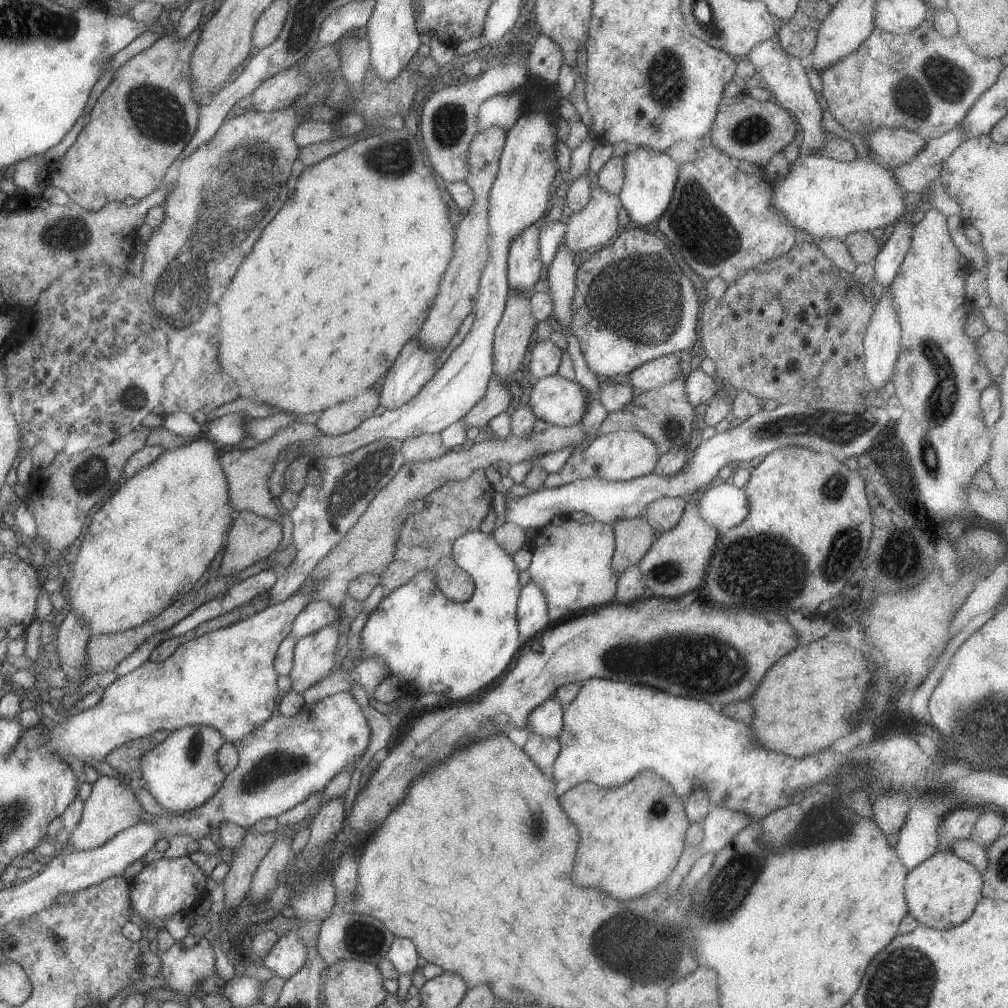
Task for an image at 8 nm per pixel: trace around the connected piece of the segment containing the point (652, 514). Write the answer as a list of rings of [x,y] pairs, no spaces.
[[[662,497],[651,502],[642,515],[654,530],[665,533],[672,530],[682,518],[686,503],[678,497]]]

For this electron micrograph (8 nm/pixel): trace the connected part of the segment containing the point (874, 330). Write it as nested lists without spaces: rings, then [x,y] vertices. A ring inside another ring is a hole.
[[[886,287],[879,302],[874,303],[874,312],[863,340],[865,348],[865,375],[875,388],[875,396],[878,390],[891,380],[901,347],[901,324],[899,323],[892,298],[891,288]]]

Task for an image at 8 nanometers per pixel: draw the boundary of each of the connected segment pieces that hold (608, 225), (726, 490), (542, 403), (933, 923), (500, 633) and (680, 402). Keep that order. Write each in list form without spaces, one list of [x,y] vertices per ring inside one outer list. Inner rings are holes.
[[[594,184],[590,202],[567,221],[564,243],[575,253],[606,246],[620,226],[618,209],[622,207],[619,195]]]
[[[716,481],[699,494],[699,513],[720,534],[738,526],[750,512],[745,489],[735,484]]]
[[[556,374],[532,382],[528,406],[548,425],[571,427],[582,420],[590,392]]]
[[[938,850],[924,862],[909,870],[905,880],[905,897],[909,913],[920,925],[928,928],[946,930],[960,926],[972,916],[980,900],[983,875],[966,860],[952,851]]]
[[[478,530],[470,531],[469,533],[459,536],[454,541],[453,549],[451,550],[451,557],[460,568],[463,568],[473,578],[473,581],[475,582],[475,591],[473,592],[472,598],[469,598],[463,603],[450,600],[437,585],[434,571],[420,571],[410,582],[404,583],[404,586],[399,586],[392,592],[386,594],[386,596],[380,601],[380,604],[378,604],[374,610],[371,610],[364,628],[360,631],[359,641],[361,644],[361,654],[363,655],[362,660],[375,657],[380,660],[380,658],[382,658],[389,669],[389,676],[394,676],[400,680],[405,693],[416,696],[422,696],[424,694],[432,695],[436,693],[440,695],[440,693],[442,693],[442,695],[445,695],[449,700],[471,700],[480,695],[480,690],[482,690],[482,688],[494,684],[494,682],[504,674],[504,670],[508,668],[510,660],[514,658],[514,653],[518,652],[518,648],[523,646],[523,644],[520,644],[522,640],[519,633],[517,617],[517,602],[523,587],[518,581],[519,571],[514,563],[513,556],[496,542],[493,533],[486,534]]]
[[[680,370],[670,382],[655,389],[636,392],[635,397],[626,406],[609,412],[601,422],[597,434],[605,435],[630,428],[651,438],[661,455],[674,446],[686,445],[688,447],[692,440],[692,429],[699,424],[694,407],[686,396],[685,378]]]

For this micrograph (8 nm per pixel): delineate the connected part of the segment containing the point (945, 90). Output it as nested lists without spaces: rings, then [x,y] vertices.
[[[926,18],[918,26],[914,27],[912,30],[908,30],[906,34],[895,35],[881,28],[876,27],[865,38],[860,46],[853,50],[848,56],[843,59],[837,60],[832,63],[829,67],[826,67],[820,74],[822,79],[822,94],[826,98],[828,104],[827,112],[831,112],[833,118],[835,118],[842,126],[854,132],[854,134],[860,134],[860,138],[863,139],[870,131],[873,131],[876,127],[886,127],[886,128],[905,128],[906,130],[918,133],[924,140],[930,138],[936,138],[948,131],[951,131],[954,127],[960,126],[964,115],[970,110],[970,107],[976,102],[976,99],[989,87],[992,83],[998,80],[1000,72],[1004,66],[1000,58],[986,58],[976,54],[969,46],[966,41],[958,34],[952,35],[951,37],[945,37],[941,35],[937,28],[933,25],[932,20]]]

